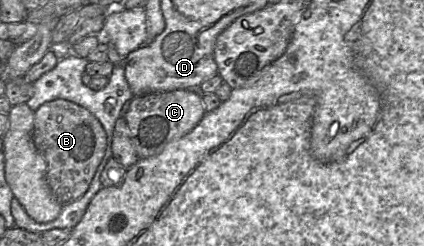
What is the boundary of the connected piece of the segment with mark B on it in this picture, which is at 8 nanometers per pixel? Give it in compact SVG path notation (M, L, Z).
M65 99L41 105L34 113L33 141L47 163L47 183L63 206L81 198L88 190L102 161L107 135L100 121L86 108Z

